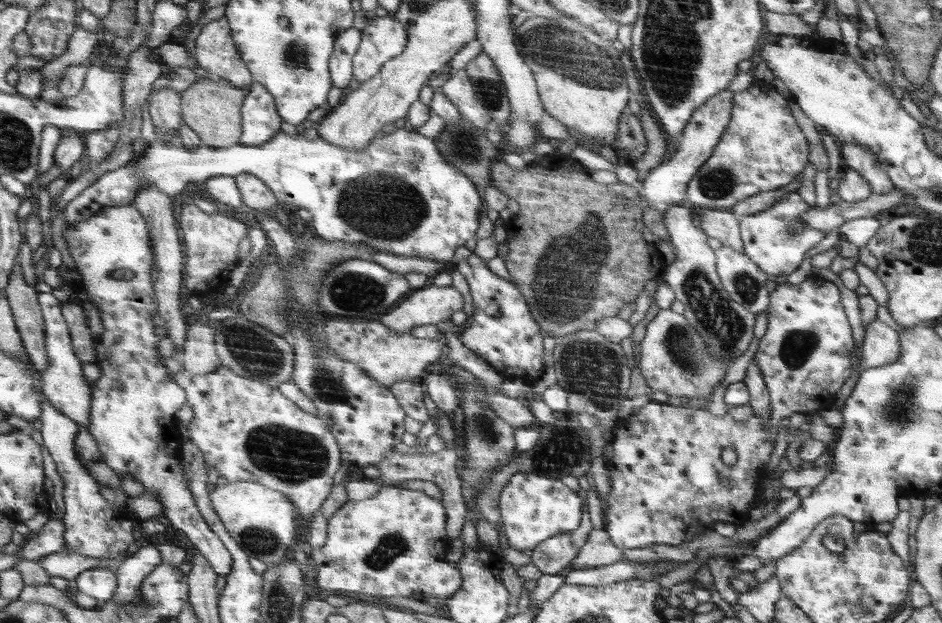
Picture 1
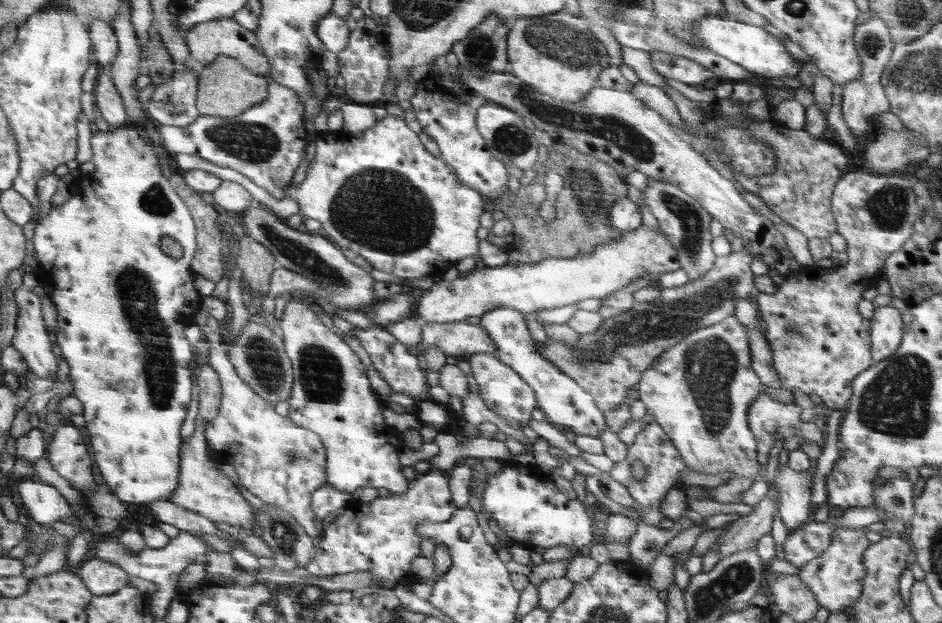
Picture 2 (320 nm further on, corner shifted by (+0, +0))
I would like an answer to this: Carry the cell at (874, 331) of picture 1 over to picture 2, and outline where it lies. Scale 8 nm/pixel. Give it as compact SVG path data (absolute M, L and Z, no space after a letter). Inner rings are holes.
M890 305L876 307L871 327L873 359L880 362L900 346L904 334L902 314Z

